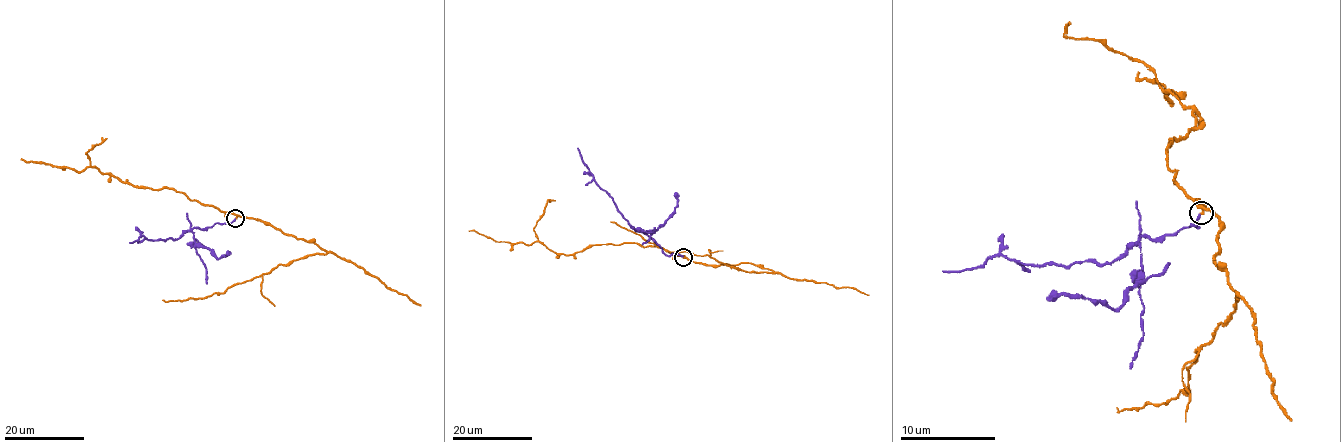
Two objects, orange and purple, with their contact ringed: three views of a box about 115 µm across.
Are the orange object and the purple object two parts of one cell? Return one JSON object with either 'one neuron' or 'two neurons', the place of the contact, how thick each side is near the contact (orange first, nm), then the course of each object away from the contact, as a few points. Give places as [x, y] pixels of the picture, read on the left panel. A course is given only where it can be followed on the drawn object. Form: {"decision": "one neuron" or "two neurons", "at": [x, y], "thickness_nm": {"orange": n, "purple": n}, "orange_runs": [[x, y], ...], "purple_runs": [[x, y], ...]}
{"decision": "two neurons", "at": [235, 218], "thickness_nm": {"orange": 170, "purple": 190}, "orange_runs": [[235, 217], [266, 222], [313, 241], [327, 253], [278, 265], [224, 293], [162, 300]], "purple_runs": [[235, 218], [231, 223], [187, 230], [177, 239], [148, 240], [141, 236], [129, 243]]}

